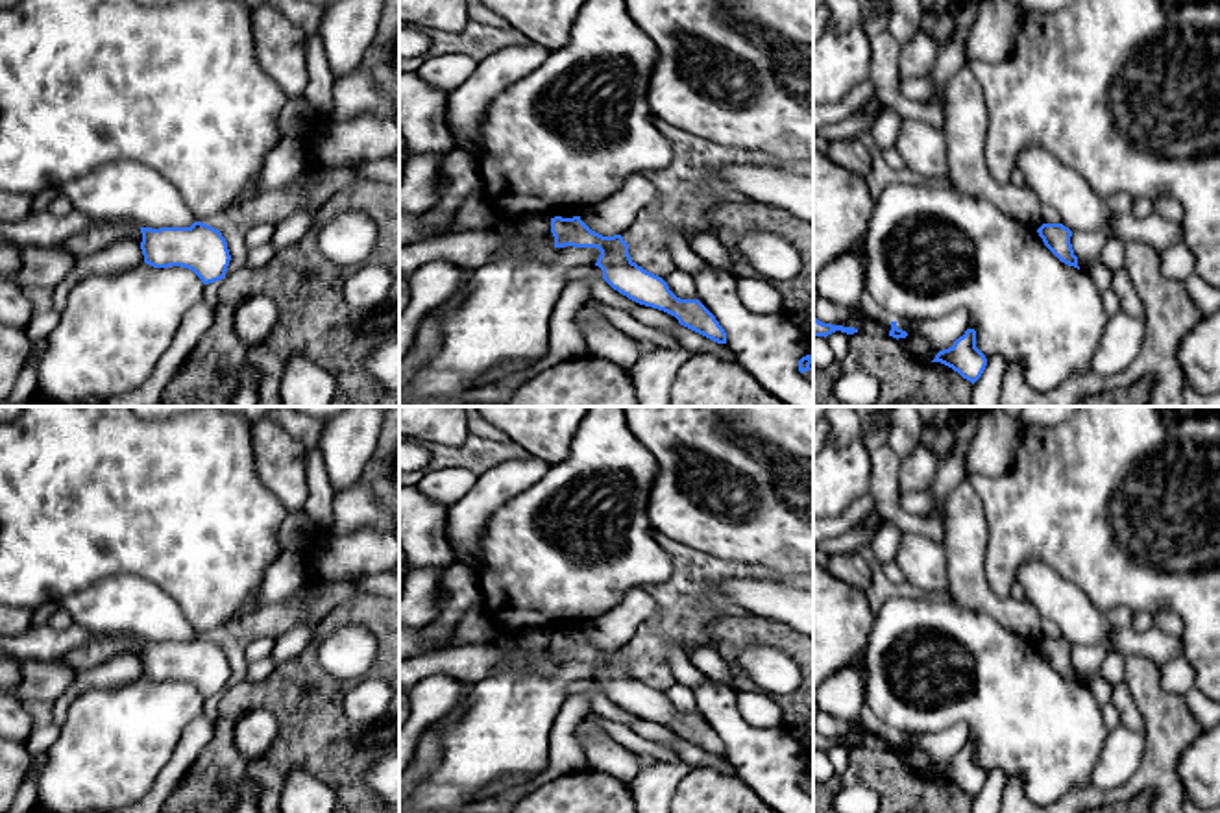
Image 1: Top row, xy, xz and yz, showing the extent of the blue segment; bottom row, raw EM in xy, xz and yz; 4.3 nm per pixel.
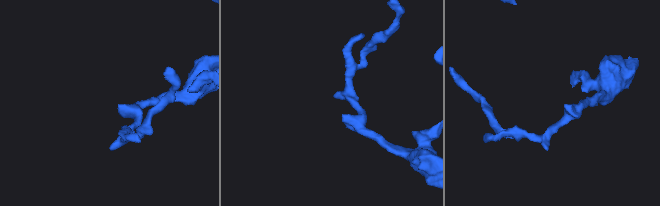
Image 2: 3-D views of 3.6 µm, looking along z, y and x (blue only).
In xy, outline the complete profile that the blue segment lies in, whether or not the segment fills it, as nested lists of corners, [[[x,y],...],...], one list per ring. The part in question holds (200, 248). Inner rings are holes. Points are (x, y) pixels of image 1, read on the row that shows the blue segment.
[[[207,224],[190,227],[140,227],[144,262],[153,268],[192,270],[203,285],[226,277],[231,255],[222,233]]]

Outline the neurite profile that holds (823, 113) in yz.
[[[867,79],[856,85],[837,103],[813,103],[813,135],[817,135],[828,124],[843,122],[872,98],[874,98],[874,85],[872,79]]]

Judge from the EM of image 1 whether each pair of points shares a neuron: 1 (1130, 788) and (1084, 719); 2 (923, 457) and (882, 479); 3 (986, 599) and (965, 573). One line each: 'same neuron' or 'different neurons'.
1: different neurons
2: different neurons
3: same neuron

